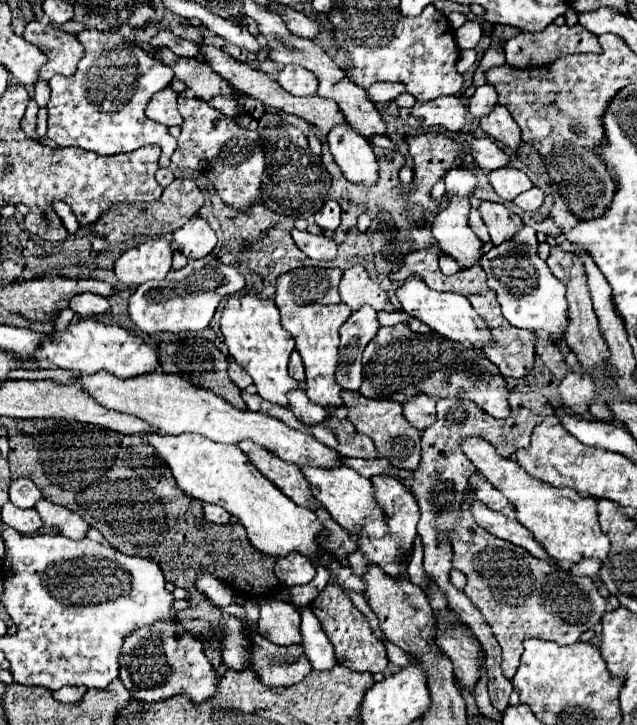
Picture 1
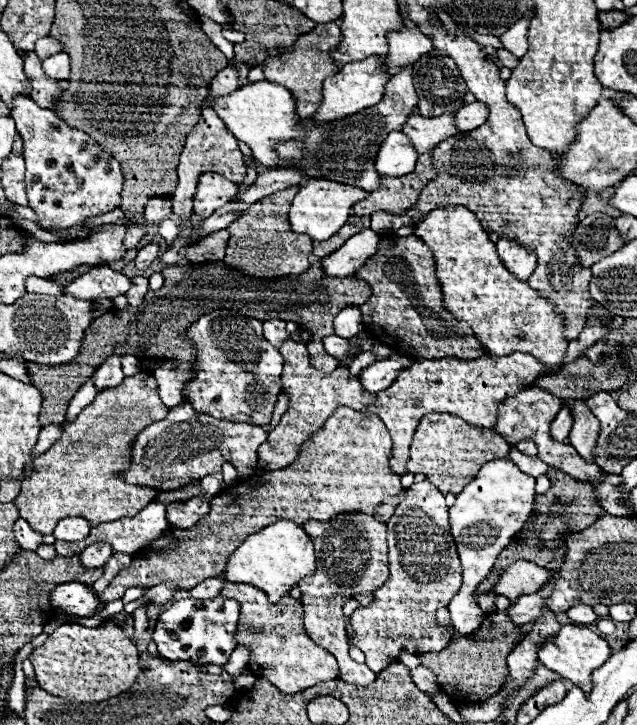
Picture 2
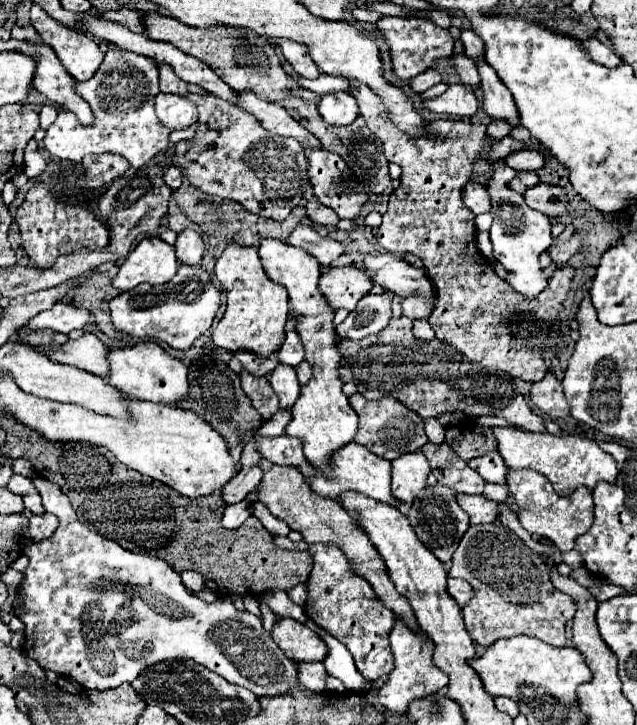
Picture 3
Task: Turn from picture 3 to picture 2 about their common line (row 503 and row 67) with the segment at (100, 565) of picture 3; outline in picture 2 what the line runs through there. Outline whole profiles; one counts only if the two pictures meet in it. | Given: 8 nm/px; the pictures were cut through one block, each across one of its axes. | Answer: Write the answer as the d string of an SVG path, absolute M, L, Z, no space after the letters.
M54 54L44 60L44 72L54 80L66 80L70 76L70 60L68 54Z

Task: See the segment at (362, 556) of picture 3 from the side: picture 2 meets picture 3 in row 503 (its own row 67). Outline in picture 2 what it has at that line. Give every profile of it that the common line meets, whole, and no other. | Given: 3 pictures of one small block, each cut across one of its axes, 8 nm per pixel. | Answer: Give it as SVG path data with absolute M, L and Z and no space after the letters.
M336 22L318 24L312 32L300 36L292 46L280 48L264 60L264 66L262 66L264 78L268 82L276 82L290 90L290 94L294 96L294 102L296 102L298 116L310 118L318 110L318 104L322 100L322 80L338 72L336 62L330 58L330 50L334 50L338 44L340 44L338 24Z

